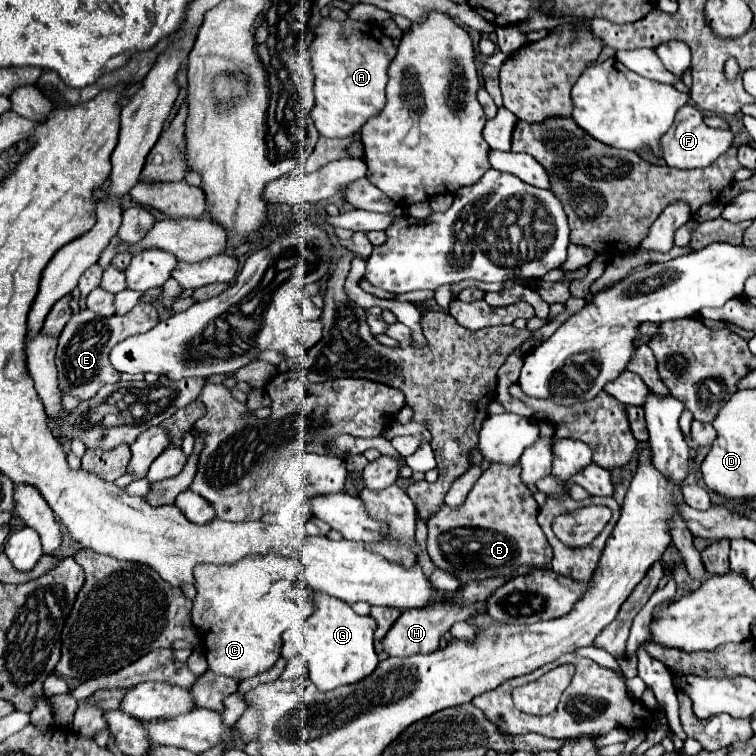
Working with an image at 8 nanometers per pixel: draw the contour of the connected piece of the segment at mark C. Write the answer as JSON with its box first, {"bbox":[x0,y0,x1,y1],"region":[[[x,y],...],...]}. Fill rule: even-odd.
{"bbox":[191,554,313,680],"region":[[[277,554],[247,556],[231,566],[201,564],[195,568],[195,582],[197,582],[197,596],[193,602],[191,622],[201,632],[209,668],[215,674],[231,676],[237,680],[245,680],[269,670],[279,660],[281,634],[291,626],[291,622],[309,618],[313,610],[311,606],[313,590],[301,580],[299,560],[283,558]]]}

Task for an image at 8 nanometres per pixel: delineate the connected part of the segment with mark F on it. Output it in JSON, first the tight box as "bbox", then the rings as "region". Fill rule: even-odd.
{"bbox":[663,104,733,168],"region":[[[685,104],[679,108],[673,126],[663,134],[663,158],[669,166],[675,168],[705,168],[711,162],[715,162],[731,144],[733,144],[733,132],[731,130],[721,130],[721,128],[711,128],[703,122],[703,114],[699,108],[693,104]]]}

